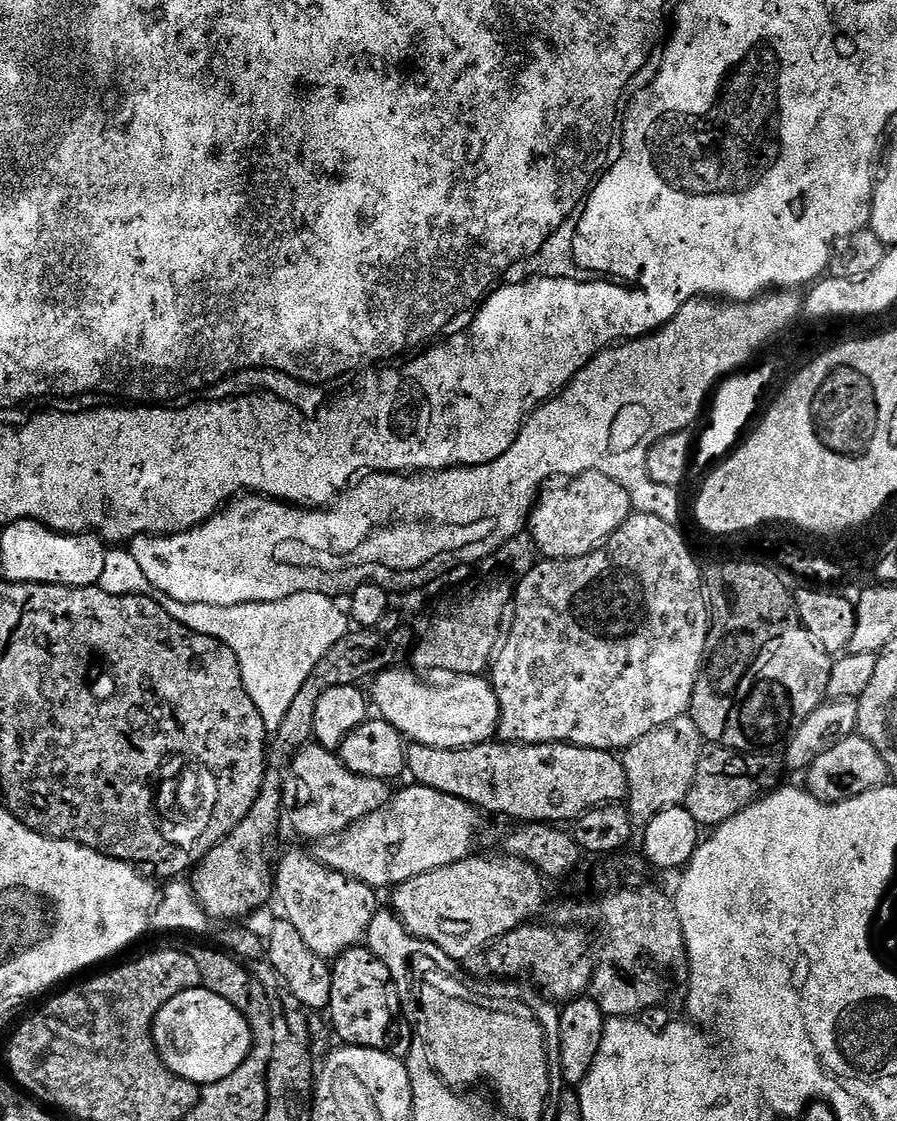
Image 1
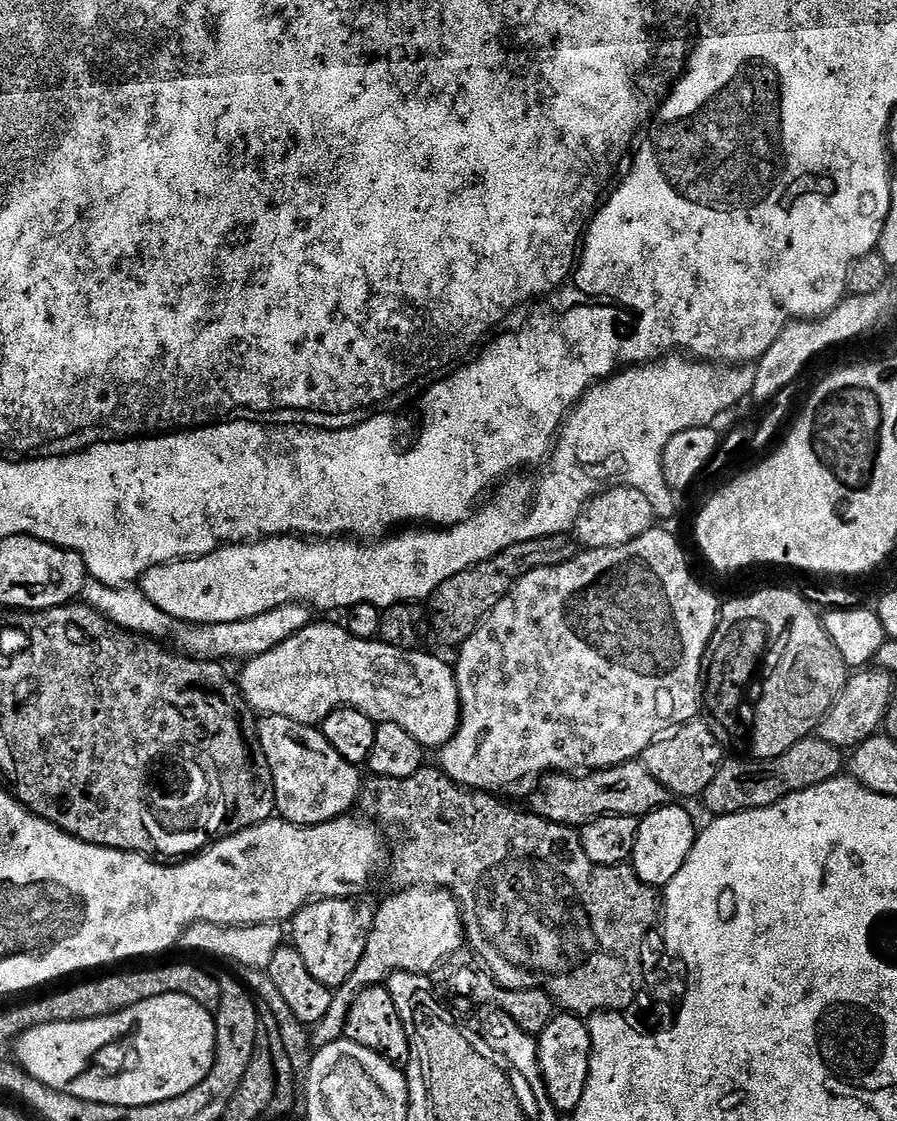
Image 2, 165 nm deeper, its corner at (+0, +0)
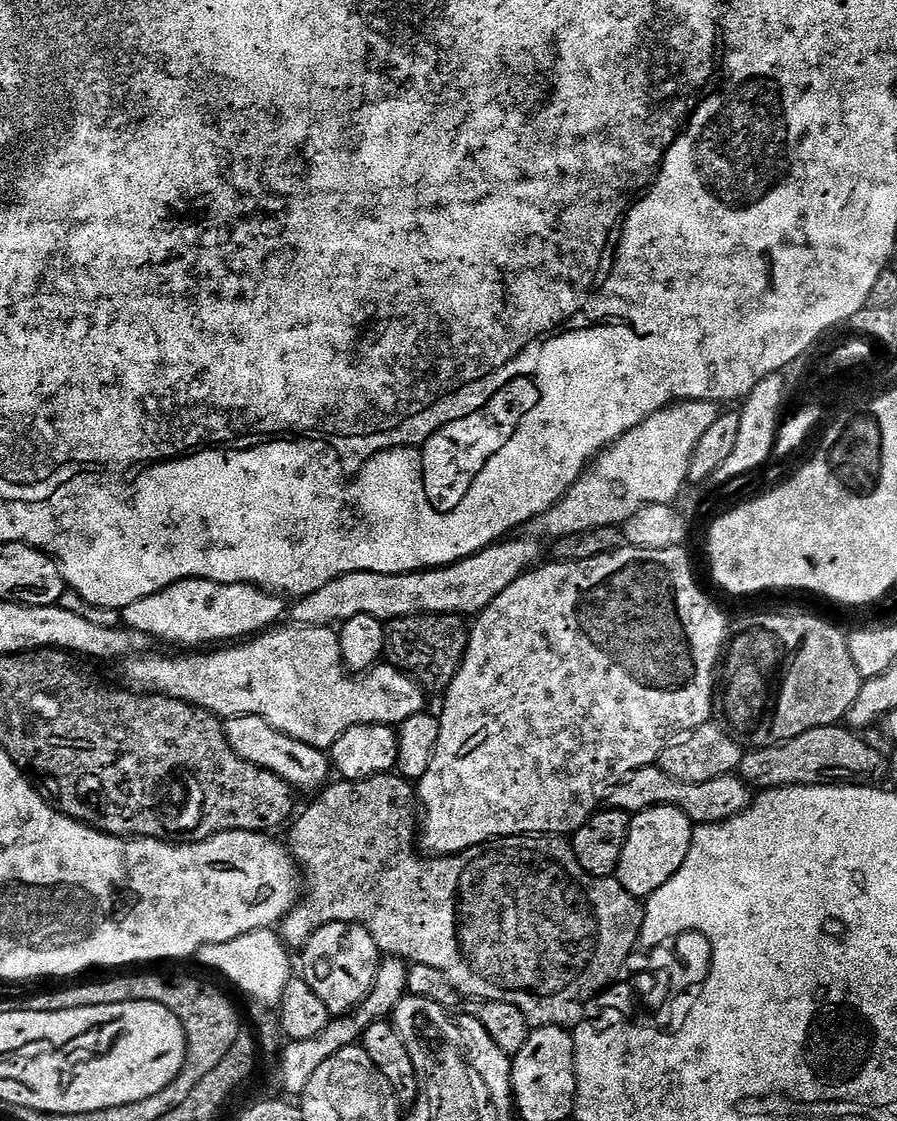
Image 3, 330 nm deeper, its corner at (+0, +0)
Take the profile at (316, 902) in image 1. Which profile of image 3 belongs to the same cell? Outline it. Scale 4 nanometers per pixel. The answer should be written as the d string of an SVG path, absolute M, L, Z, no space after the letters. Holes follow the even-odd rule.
M332 922L322 926L312 937L304 943L302 949L304 955L304 972L302 979L322 998L326 1010L330 1010L333 1017L346 1016L355 1012L356 1008L370 994L370 990L376 981L376 971L380 968L382 953L374 942L374 938L361 924L346 924L344 922Z

